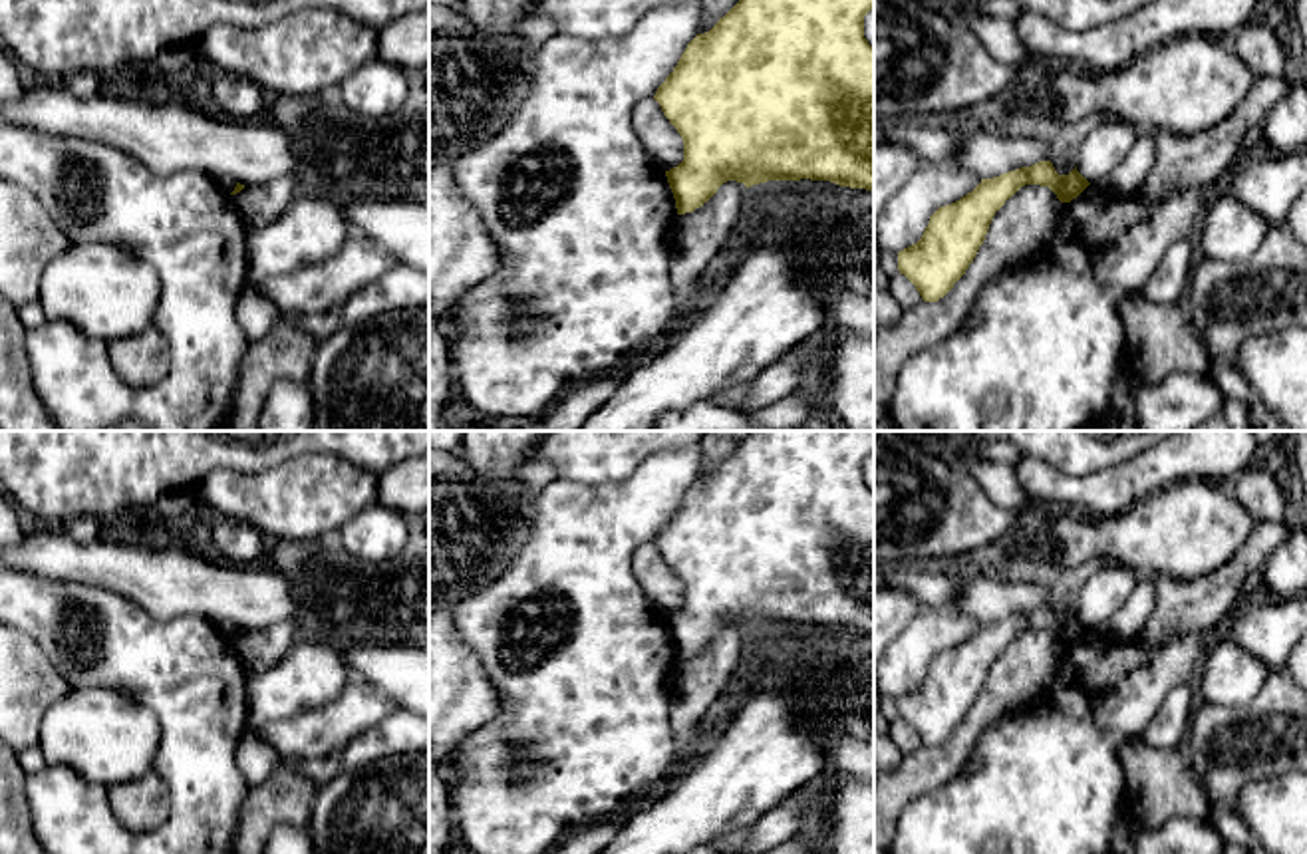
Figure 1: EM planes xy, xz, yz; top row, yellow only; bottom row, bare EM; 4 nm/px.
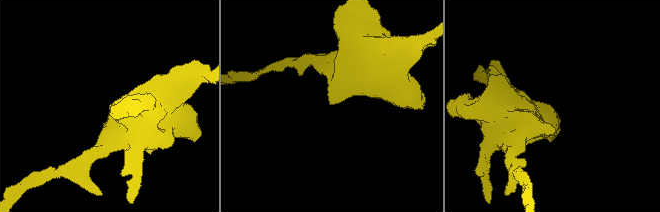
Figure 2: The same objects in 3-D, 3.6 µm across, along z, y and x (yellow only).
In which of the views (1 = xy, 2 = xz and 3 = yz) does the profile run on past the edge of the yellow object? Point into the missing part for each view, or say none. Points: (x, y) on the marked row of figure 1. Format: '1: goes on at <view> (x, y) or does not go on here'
1: does not go on here
2: does not go on here
3: does not go on here

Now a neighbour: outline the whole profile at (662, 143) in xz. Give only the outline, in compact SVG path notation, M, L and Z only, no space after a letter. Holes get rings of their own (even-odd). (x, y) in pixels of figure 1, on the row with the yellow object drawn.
M654 97L634 109L634 129L650 161L669 171L683 161L683 139Z

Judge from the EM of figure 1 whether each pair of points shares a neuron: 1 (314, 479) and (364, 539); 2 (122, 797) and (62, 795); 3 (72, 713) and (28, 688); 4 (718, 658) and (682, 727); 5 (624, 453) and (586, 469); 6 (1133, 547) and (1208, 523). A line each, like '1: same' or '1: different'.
1: different
2: different
3: different
4: same
5: same
6: same

